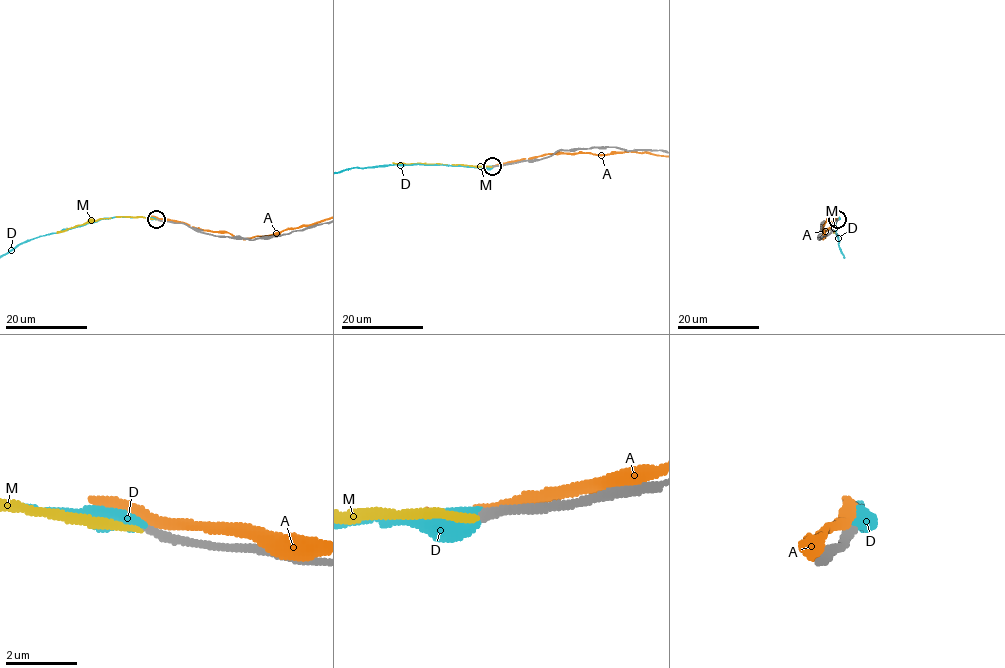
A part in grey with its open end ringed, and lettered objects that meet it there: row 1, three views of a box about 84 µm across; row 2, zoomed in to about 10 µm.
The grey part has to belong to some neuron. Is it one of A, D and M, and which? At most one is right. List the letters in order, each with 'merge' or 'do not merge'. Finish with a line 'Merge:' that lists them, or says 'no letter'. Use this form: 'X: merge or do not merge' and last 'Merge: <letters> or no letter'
A: do not merge
D: merge
M: do not merge
Merge: D

